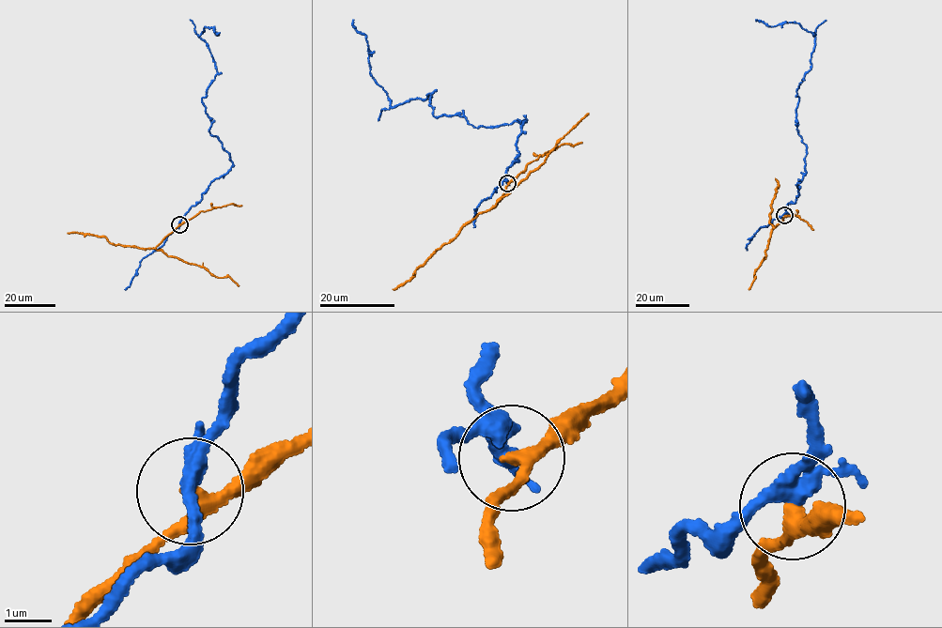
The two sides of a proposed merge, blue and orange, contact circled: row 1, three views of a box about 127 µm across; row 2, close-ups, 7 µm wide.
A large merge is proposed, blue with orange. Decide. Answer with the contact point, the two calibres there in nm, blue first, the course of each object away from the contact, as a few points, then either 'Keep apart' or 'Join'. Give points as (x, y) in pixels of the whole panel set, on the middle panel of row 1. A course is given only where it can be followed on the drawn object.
Place: (507, 183). Thickness 280 nm (blue) against 280 nm. Course of blue: (507, 182), (527, 120), (478, 128), (462, 115), (436, 117), (430, 93), (392, 106), (353, 20). Course of orange: (507, 182), (495, 206), (498, 199), (544, 161), (556, 142), (588, 114). Keep apart

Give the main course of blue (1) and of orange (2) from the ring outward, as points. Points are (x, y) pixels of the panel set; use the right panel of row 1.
1: (784, 215), (806, 173), (796, 89), (810, 69), (814, 37), (795, 22), (771, 27), (756, 20)
2: (784, 215), (771, 230), (764, 258), (755, 269), (755, 279), (748, 290)

